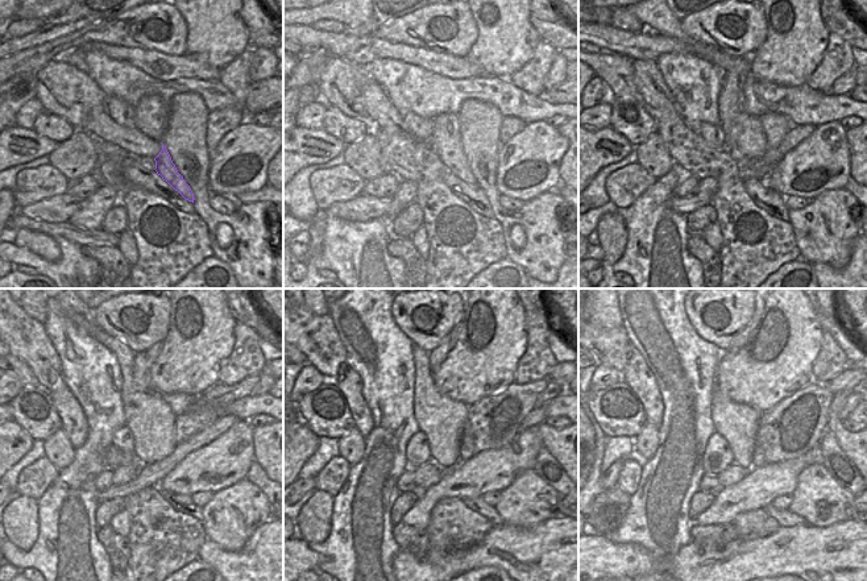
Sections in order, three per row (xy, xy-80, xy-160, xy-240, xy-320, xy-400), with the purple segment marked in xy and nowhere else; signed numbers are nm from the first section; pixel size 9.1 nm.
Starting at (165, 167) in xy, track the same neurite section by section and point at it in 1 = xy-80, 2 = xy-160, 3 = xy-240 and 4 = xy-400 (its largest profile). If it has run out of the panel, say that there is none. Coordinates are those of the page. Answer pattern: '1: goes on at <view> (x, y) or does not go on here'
1: goes on at xy-80 (446, 140)
2: goes on at xy-160 (730, 102)
3: goes on at xy-240 (144, 361)
4: goes on at xy-400 (741, 339)

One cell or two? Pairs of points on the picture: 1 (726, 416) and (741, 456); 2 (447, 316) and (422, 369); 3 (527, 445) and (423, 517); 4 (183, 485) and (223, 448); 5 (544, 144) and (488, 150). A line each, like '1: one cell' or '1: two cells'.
1: one cell
2: two cells
3: one cell
4: one cell
5: two cells

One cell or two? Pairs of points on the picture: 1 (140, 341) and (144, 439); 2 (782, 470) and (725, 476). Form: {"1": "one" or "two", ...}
{"1": "two", "2": "two"}

